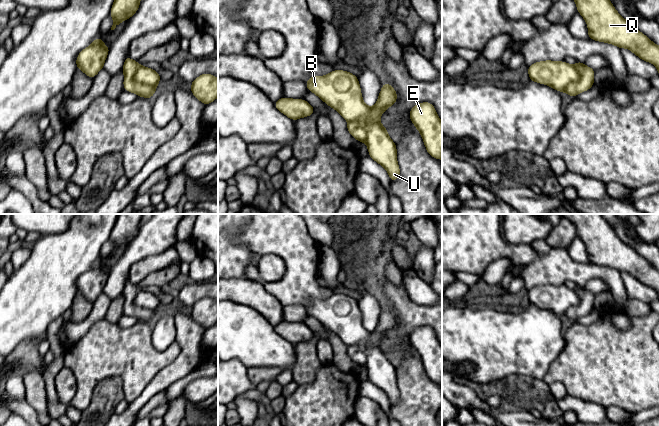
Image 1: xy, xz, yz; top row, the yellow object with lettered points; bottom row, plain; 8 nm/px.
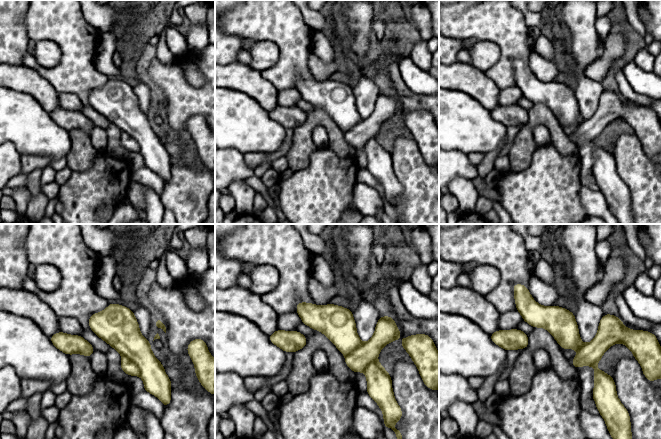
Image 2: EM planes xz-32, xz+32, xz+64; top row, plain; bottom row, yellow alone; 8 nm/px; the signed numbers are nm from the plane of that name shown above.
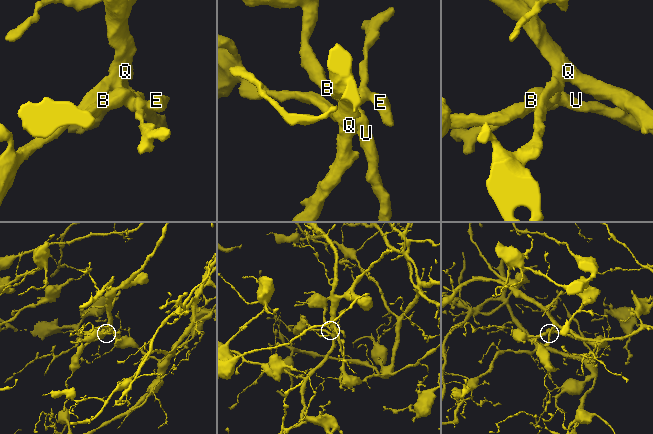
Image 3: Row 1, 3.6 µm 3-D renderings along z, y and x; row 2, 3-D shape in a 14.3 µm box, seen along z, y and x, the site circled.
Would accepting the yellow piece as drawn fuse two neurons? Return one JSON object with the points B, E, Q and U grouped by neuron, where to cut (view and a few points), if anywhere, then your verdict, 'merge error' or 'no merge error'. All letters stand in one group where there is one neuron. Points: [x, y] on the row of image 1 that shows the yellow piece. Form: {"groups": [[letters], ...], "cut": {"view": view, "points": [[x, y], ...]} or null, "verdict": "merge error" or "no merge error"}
{"groups": [["B", "U"], ["E", "Q"]], "cut": {"view": "xz", "points": [[348, 121], [363, 121], [366, 131], [365, 141]]}, "verdict": "merge error"}

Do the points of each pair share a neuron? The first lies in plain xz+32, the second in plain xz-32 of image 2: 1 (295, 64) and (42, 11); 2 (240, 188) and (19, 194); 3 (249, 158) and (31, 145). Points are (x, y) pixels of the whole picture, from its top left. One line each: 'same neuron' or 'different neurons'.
1: same neuron
2: same neuron
3: different neurons

